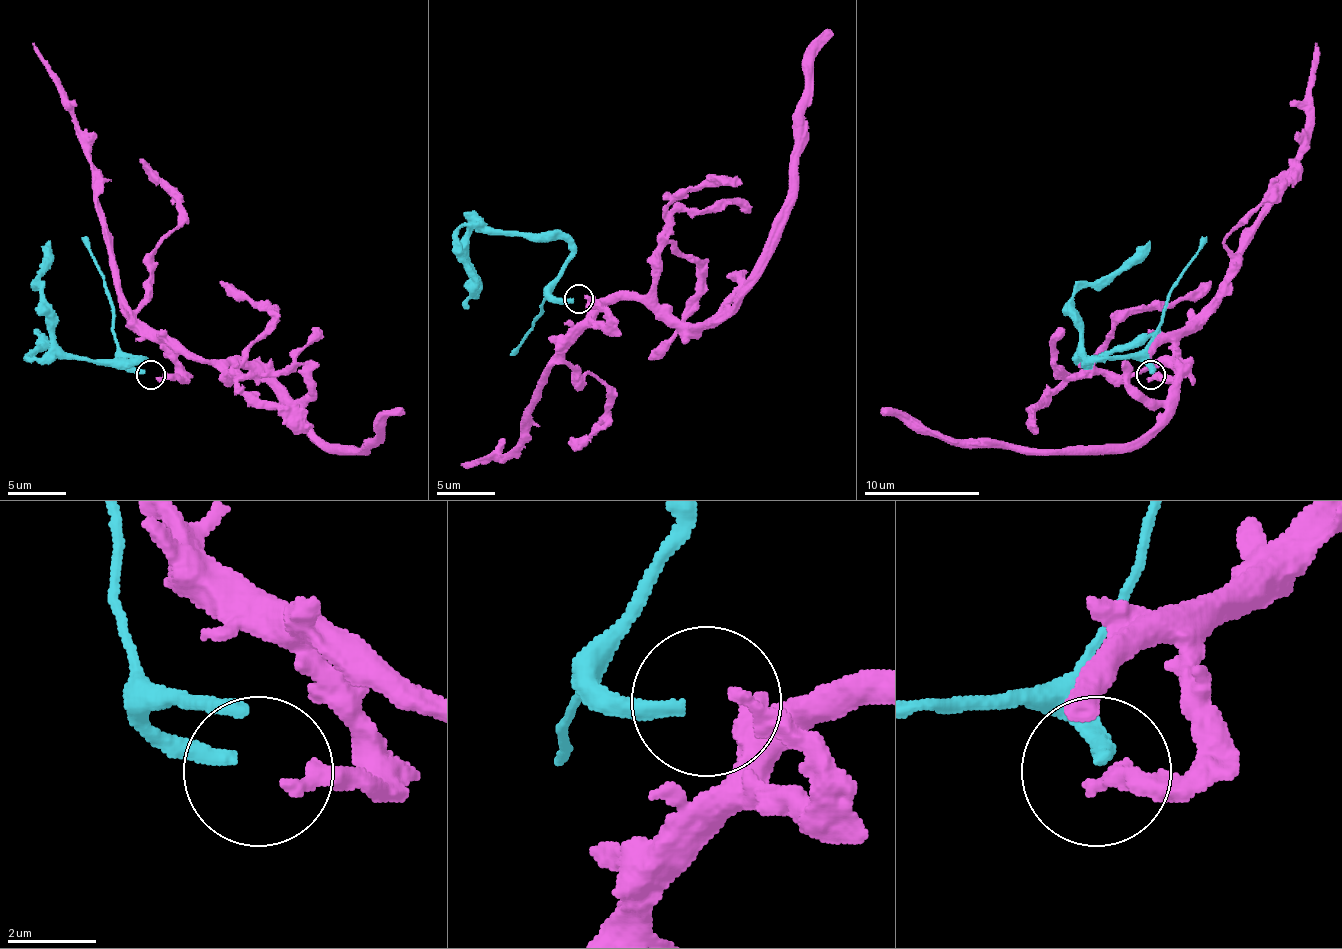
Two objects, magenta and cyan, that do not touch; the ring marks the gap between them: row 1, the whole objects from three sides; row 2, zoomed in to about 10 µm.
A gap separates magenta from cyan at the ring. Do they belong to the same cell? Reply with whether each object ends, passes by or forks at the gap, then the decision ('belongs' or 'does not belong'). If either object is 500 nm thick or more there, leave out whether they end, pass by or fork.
magenta ends there; cyan ends there; does not belong

